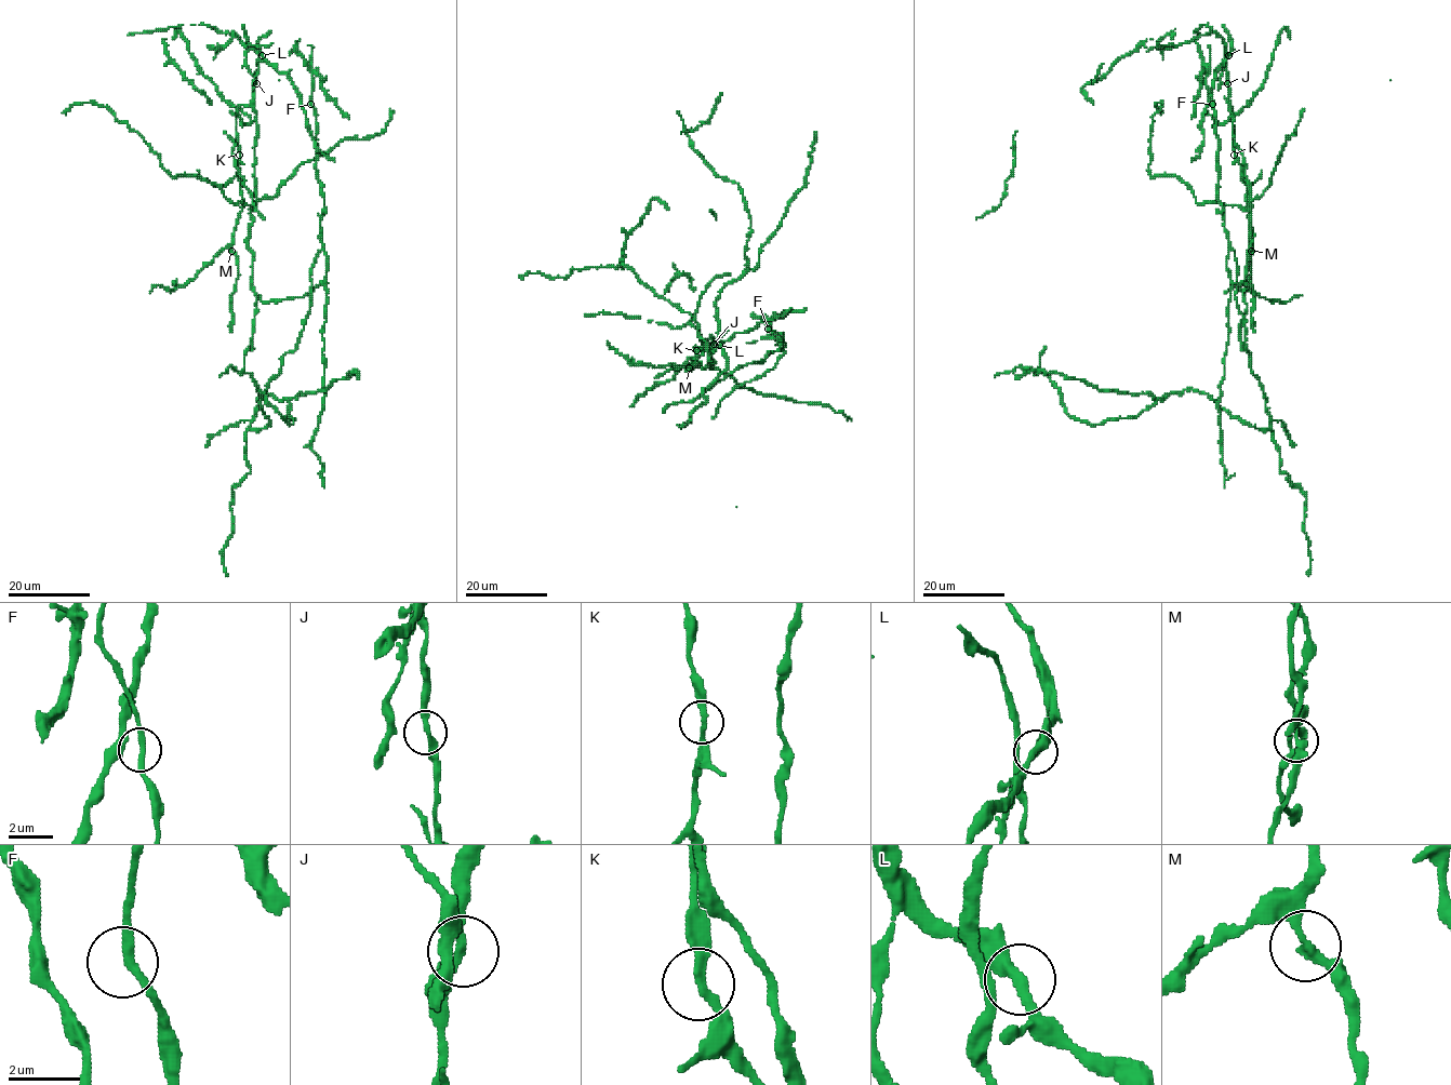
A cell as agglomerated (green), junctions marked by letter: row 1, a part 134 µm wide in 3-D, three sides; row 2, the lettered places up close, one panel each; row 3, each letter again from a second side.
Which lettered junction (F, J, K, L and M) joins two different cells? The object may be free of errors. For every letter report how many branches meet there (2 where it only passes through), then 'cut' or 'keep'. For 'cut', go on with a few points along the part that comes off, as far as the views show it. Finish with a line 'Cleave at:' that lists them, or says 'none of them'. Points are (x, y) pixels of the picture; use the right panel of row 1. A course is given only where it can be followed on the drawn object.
F: 2 | keep
J: 2 | keep
K: 2 | keep
L: 2 | keep
M: 2 | cut | (1250, 251), (1247, 277), (1253, 297), (1251, 319), (1255, 333)
Cleave at: M

